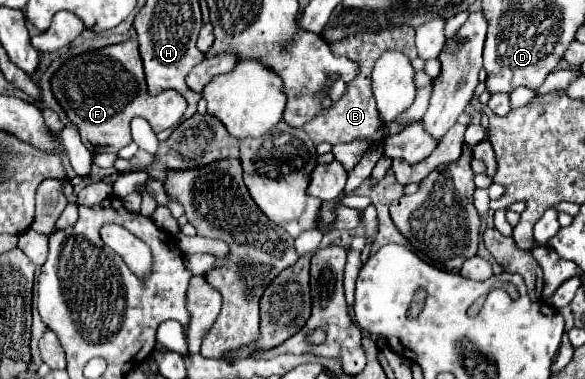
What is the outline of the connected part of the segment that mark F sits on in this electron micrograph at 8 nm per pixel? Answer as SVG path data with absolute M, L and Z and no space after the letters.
M128 39L124 43L100 47L86 51L82 55L74 55L62 63L62 67L50 79L52 95L62 105L70 123L82 131L82 141L92 149L118 153L122 147L130 143L130 121L140 115L148 119L156 133L176 125L182 119L186 108L186 100L174 90L167 90L160 95L150 95L146 89L144 67L138 53L138 41Z

